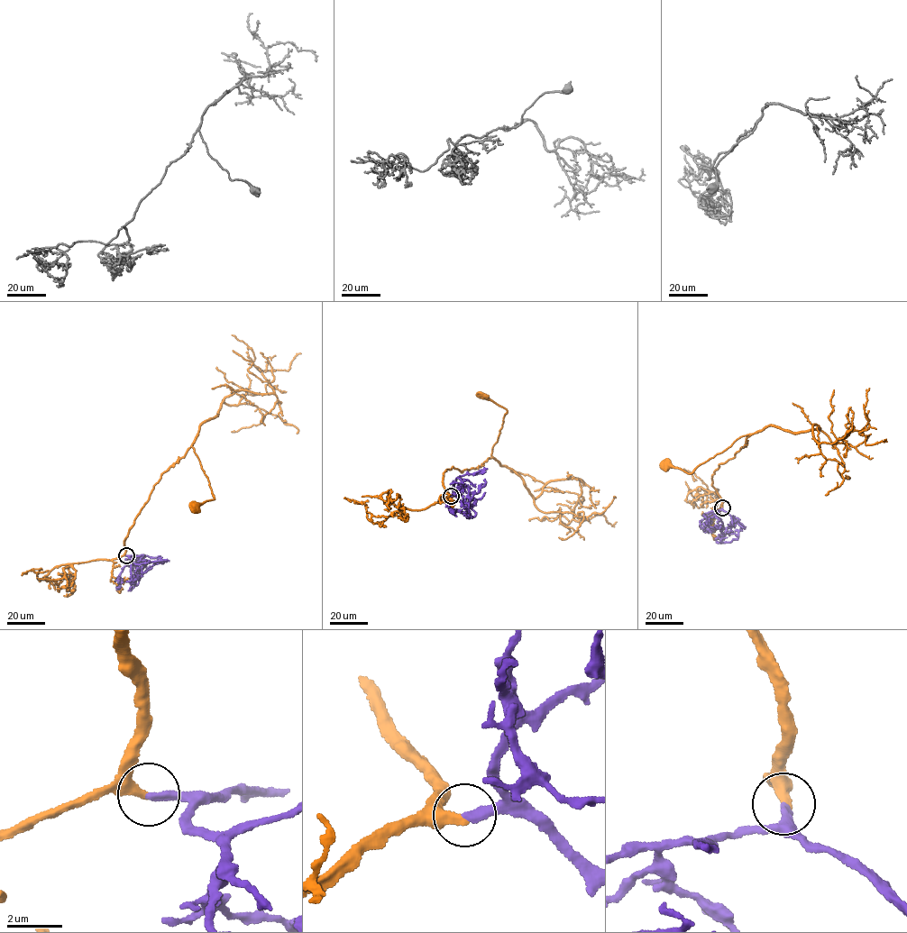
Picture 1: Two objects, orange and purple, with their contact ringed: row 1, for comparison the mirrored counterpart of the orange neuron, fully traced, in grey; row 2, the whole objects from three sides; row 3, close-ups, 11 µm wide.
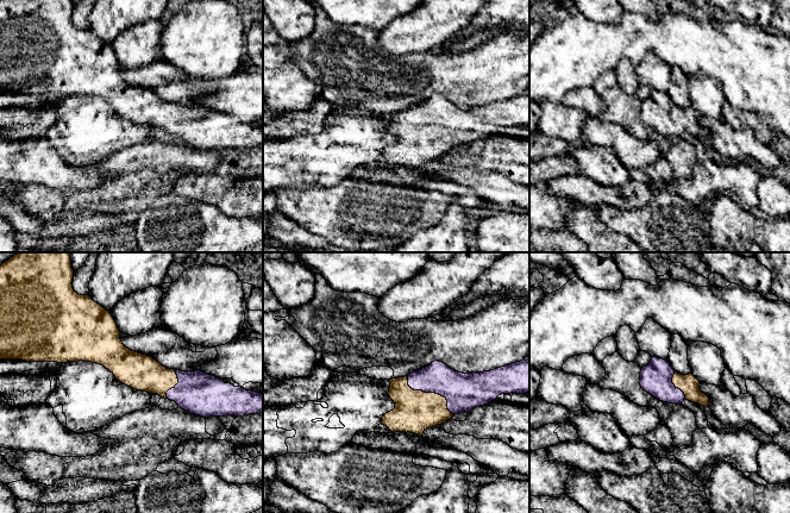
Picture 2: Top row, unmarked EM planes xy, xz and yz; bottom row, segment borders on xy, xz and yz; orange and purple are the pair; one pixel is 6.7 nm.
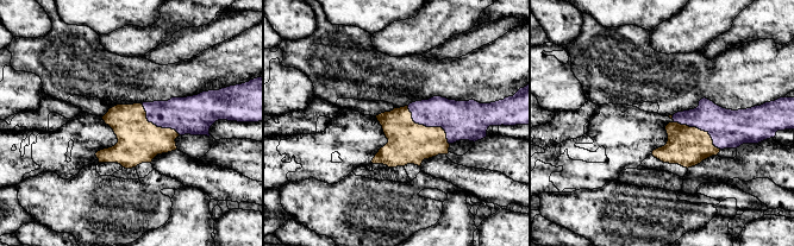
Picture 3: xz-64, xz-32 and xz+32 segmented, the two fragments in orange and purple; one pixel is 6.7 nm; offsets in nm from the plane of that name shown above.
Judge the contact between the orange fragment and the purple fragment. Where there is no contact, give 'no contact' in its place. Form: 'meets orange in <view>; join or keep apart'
meets orange in xz; join

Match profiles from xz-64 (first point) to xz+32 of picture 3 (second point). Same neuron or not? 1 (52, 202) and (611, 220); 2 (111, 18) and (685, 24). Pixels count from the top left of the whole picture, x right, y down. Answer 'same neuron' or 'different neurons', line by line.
1: same neuron
2: different neurons

